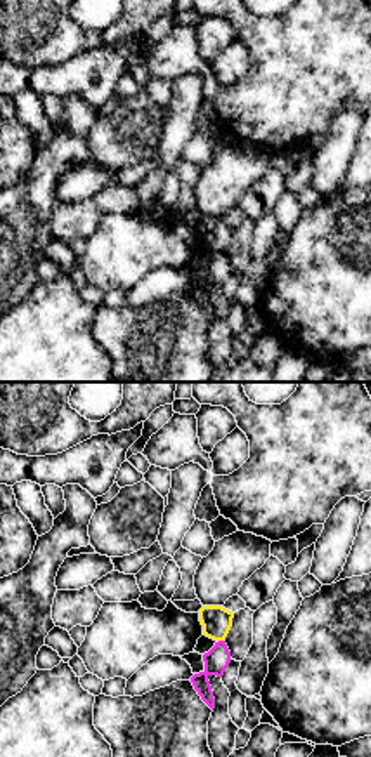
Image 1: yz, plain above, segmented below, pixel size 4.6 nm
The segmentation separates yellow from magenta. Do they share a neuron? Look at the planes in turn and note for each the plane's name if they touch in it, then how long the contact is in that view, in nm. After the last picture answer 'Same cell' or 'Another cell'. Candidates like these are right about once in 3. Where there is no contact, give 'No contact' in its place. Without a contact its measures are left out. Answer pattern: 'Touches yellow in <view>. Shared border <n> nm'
Touches yellow in yz. Shared border 40 nm

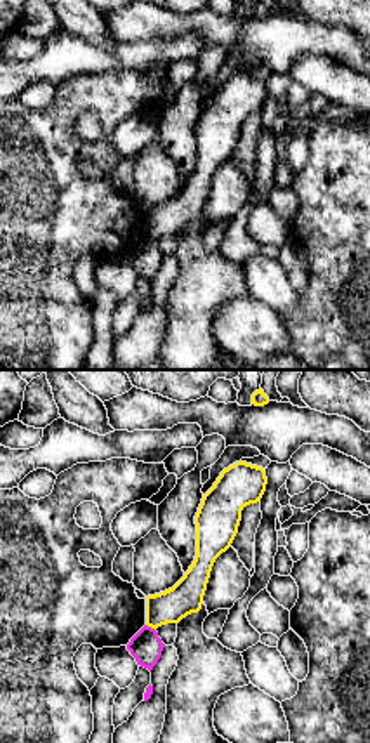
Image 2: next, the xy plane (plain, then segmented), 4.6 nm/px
Touches yellow in xy. Shared border 60 nm

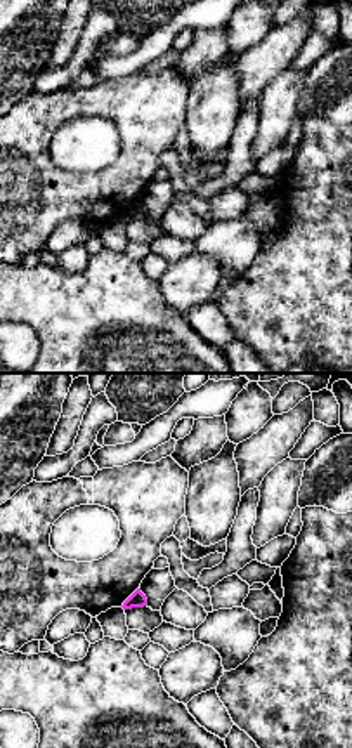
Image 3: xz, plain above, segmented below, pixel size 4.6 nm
No contact

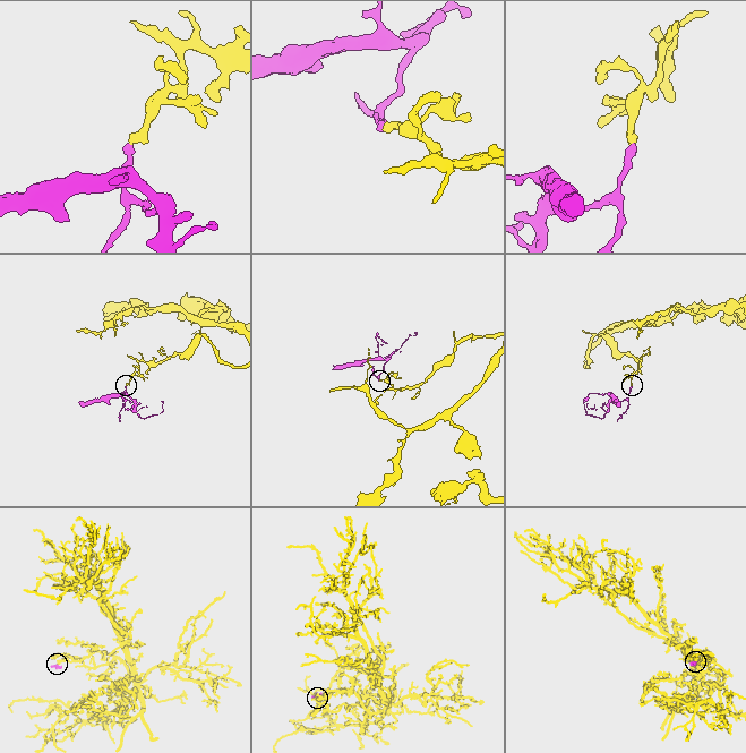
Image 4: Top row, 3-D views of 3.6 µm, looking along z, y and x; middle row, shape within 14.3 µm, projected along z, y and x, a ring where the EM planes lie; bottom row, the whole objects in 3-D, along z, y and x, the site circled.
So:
Another cell

